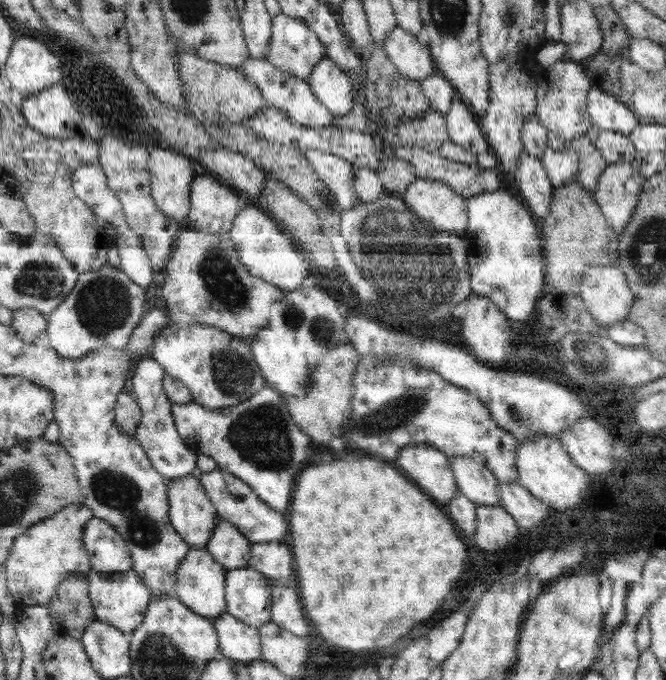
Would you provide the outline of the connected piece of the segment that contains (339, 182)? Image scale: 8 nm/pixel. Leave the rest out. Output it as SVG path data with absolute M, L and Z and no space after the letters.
M304 147L300 150L312 165L317 177L329 186L342 211L354 207L358 196L354 188L355 172L352 165L346 159L329 152Z

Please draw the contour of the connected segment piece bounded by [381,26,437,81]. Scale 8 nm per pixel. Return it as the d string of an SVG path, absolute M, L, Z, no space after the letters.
M398 26L388 32L381 47L397 71L406 78L421 81L437 72L429 46L418 43L416 35Z

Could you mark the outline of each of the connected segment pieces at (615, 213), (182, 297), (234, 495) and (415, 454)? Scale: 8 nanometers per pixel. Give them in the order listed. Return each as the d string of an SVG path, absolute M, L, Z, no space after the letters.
M628 162L607 165L592 194L610 228L619 237L630 224L646 179Z
M190 227L180 230L164 272L162 298L166 302L168 324L173 322L174 327L195 322L207 324L249 343L269 325L272 305L283 297L279 288L248 273L228 233L210 235Z
M217 468L212 472L202 473L199 481L206 496L216 508L219 518L233 524L251 543L282 541L286 536L286 530L288 530L286 515L270 508L263 500L260 500L252 488L230 472Z
M426 444L405 446L393 464L444 509L459 492L450 460Z

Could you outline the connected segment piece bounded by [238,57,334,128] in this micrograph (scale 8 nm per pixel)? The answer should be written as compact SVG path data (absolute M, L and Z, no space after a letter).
M248 57L238 69L242 71L242 74L245 74L250 82L255 82L255 86L262 93L268 107L279 108L292 122L310 128L327 127L333 124L333 114L316 98L316 95L311 91L309 81L274 68L272 63L266 59Z

